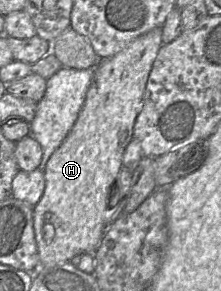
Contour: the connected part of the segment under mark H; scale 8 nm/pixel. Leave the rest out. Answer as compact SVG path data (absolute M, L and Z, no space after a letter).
M157 27L95 66L74 125L46 163L45 189L33 207L40 267L69 262L81 253L94 253L99 245L109 226L109 196L115 196L115 179L123 167L123 153L133 138L146 83L162 44L162 27Z

